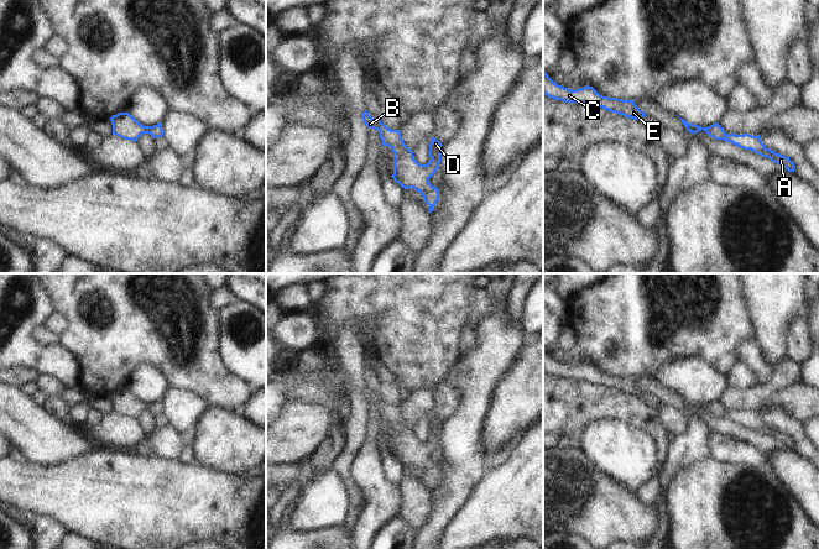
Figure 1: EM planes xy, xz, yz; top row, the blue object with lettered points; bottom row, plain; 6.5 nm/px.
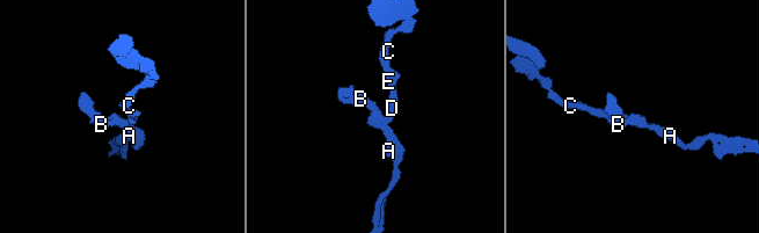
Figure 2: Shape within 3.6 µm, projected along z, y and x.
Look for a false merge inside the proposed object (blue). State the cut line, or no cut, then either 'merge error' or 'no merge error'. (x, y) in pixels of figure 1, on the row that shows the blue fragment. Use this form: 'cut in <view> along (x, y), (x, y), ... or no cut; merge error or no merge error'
no cut; no merge error

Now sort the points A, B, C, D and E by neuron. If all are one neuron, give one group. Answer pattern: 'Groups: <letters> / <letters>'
Groups: A B C D E.

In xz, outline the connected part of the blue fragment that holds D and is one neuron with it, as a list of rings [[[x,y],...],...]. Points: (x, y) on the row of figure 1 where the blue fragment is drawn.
[[[365,110],[361,119],[367,127],[377,130],[382,146],[388,146],[393,152],[393,174],[391,176],[402,188],[413,188],[423,197],[423,202],[429,205],[428,213],[434,210],[439,198],[438,188],[429,183],[429,178],[439,168],[442,143],[432,137],[429,143],[429,157],[427,164],[419,164],[401,136],[400,129],[391,130],[380,119],[374,120]]]

